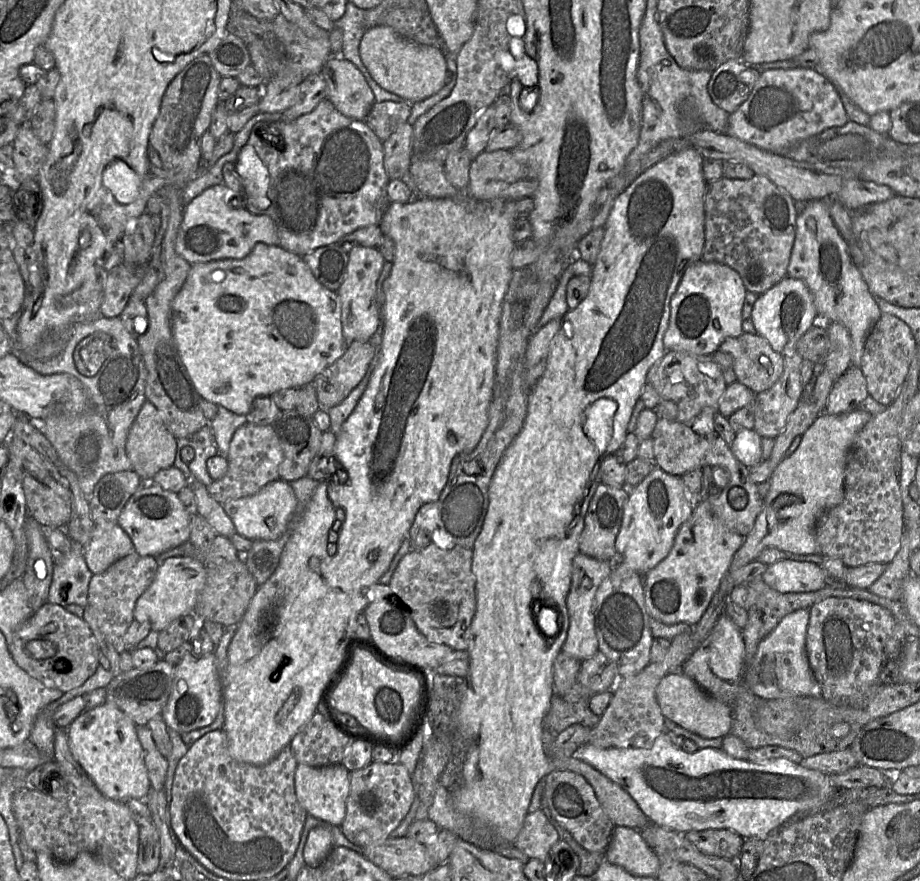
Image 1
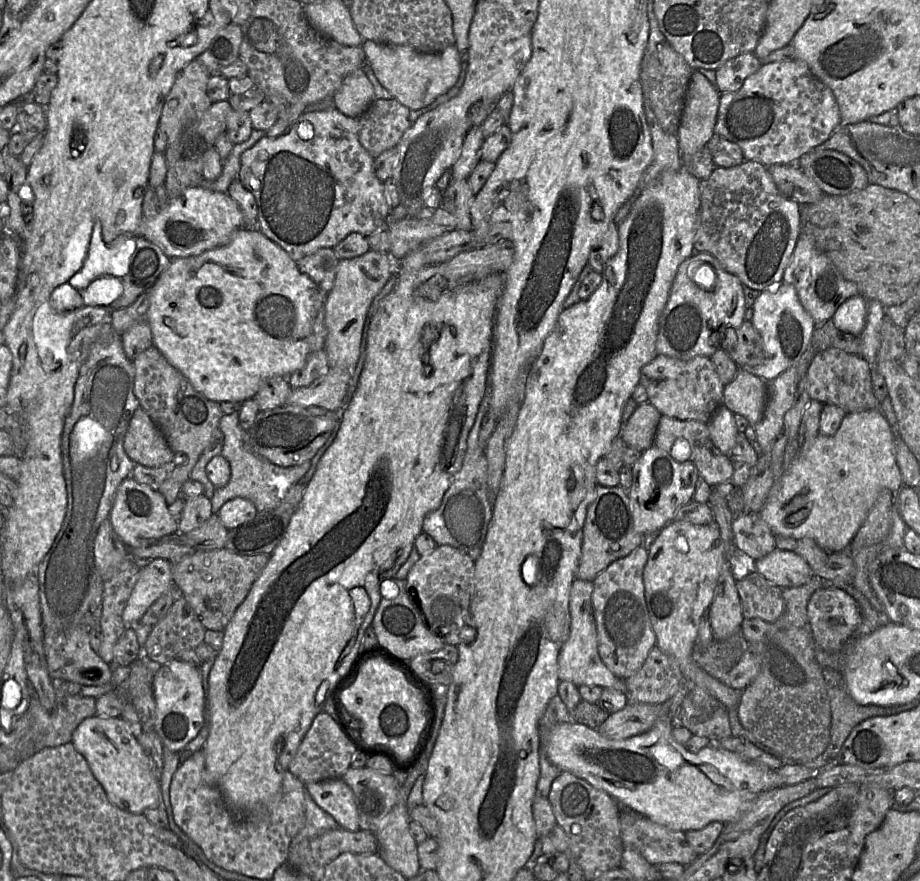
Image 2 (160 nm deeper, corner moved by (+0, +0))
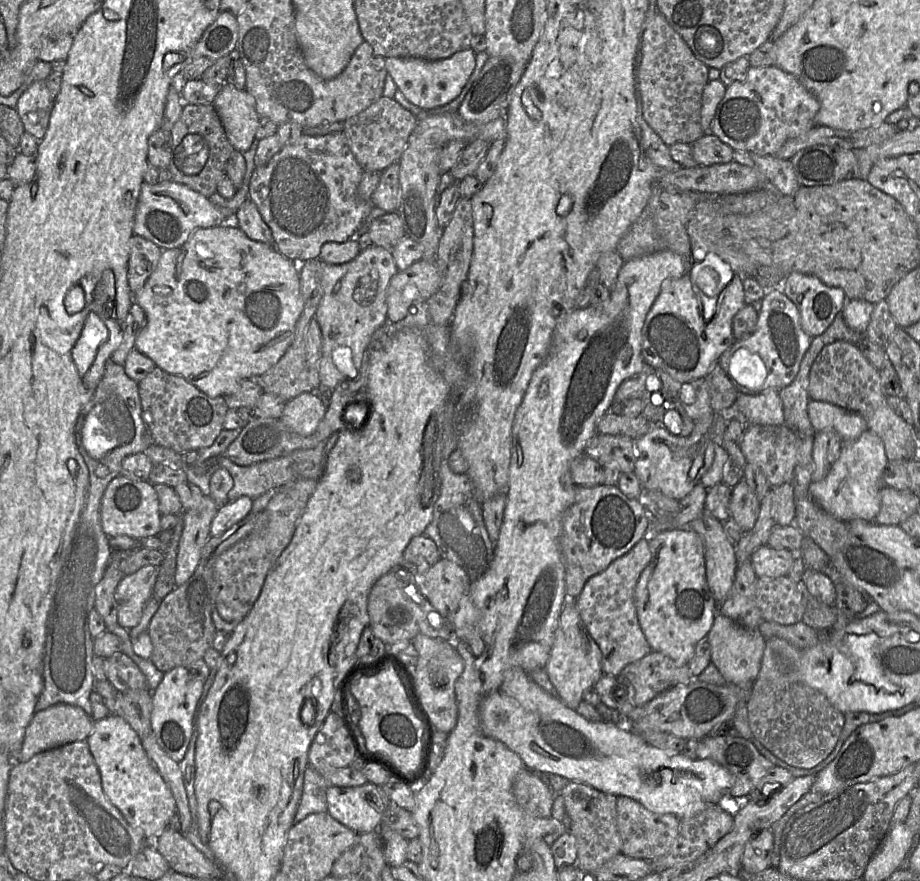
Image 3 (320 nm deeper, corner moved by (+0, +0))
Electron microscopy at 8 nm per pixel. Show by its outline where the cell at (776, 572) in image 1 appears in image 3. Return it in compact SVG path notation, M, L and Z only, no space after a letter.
M764 545L752 553L750 560L758 578L777 578L788 575L795 553Z

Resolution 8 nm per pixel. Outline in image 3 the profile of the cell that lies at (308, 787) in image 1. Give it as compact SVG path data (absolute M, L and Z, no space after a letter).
M367 782L355 787L326 789L328 813L357 834L378 830L390 799L382 785Z

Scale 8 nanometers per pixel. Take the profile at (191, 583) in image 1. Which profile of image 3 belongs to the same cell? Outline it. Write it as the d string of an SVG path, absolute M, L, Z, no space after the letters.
M145 566L124 576L115 590L118 624L130 630L138 625L143 609L153 596L159 567Z

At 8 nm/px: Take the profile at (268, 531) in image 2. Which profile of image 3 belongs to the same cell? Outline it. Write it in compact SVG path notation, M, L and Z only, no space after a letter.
M265 510L249 513L242 521L232 526L223 535L211 537L206 542L199 565L194 574L181 586L170 592L161 602L147 629L153 650L151 662L163 673L175 667L189 667L203 659L205 652L213 647L217 629L212 621L213 570L217 558L227 549L252 533L261 532L268 525Z

